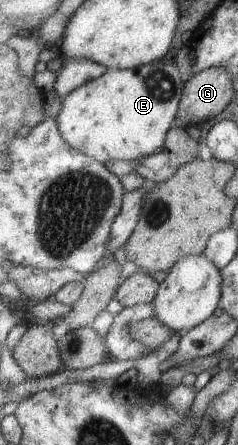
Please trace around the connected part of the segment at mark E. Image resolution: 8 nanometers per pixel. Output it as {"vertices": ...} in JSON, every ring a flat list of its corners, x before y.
{"vertices":[[159,59,134,69,109,69,101,78,90,80,62,100,57,115,62,137,76,151,105,164,118,160,138,161,165,148,168,132,174,127,185,89,182,73,171,59]]}

